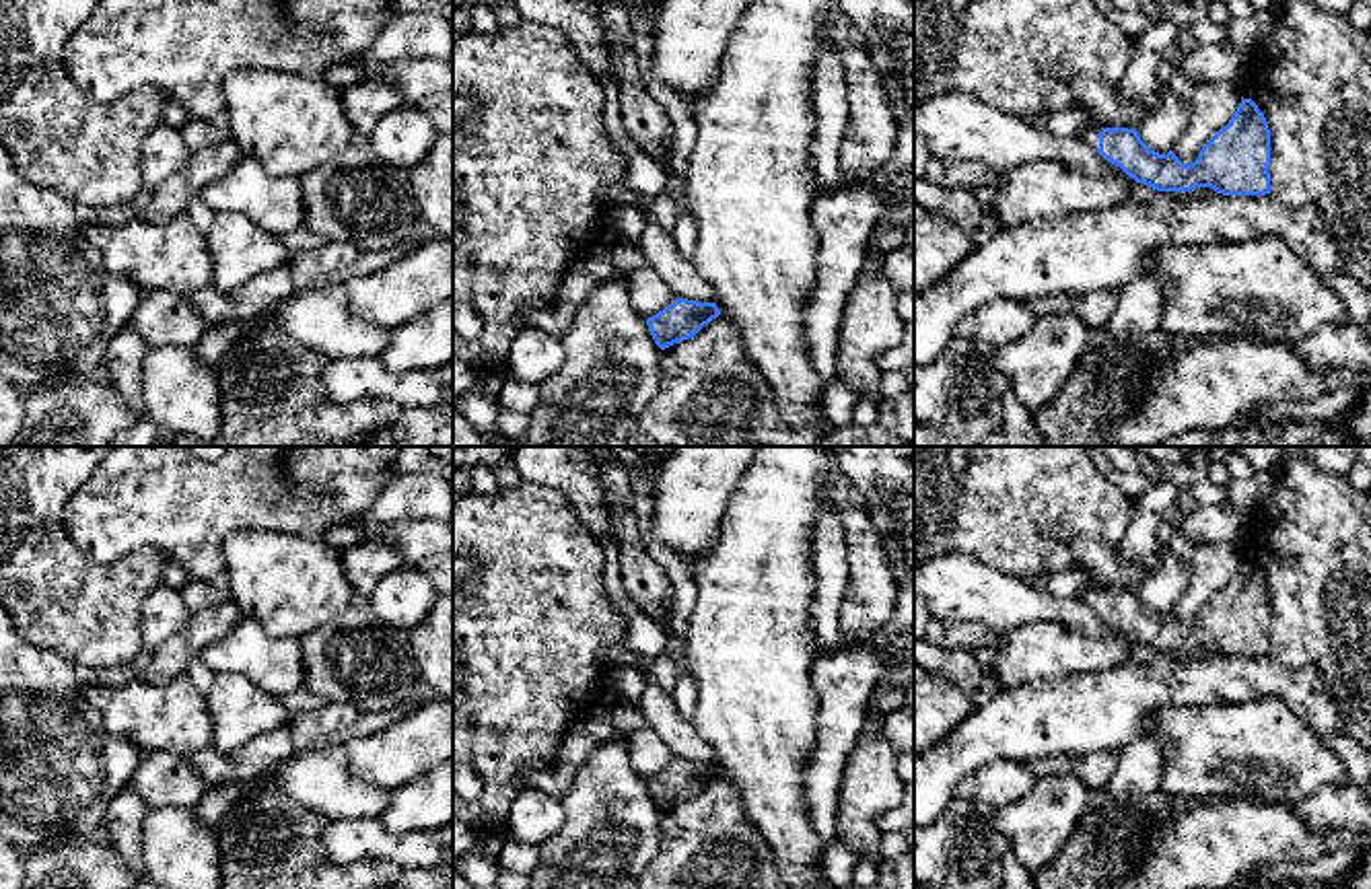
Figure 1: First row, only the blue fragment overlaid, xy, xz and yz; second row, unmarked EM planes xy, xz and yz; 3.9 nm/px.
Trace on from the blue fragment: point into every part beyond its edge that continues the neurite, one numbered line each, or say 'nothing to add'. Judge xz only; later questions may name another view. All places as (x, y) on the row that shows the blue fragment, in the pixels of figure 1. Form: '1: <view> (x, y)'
nothing to add

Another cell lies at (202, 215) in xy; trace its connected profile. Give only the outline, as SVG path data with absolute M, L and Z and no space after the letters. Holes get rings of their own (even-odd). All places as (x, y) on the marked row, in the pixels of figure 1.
M194 198L187 208L185 208L187 216L194 220L194 224L200 228L202 235L208 235L216 212L206 206L200 198Z

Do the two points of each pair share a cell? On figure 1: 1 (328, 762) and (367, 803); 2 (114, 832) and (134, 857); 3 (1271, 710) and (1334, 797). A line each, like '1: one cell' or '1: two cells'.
1: one cell
2: one cell
3: two cells

